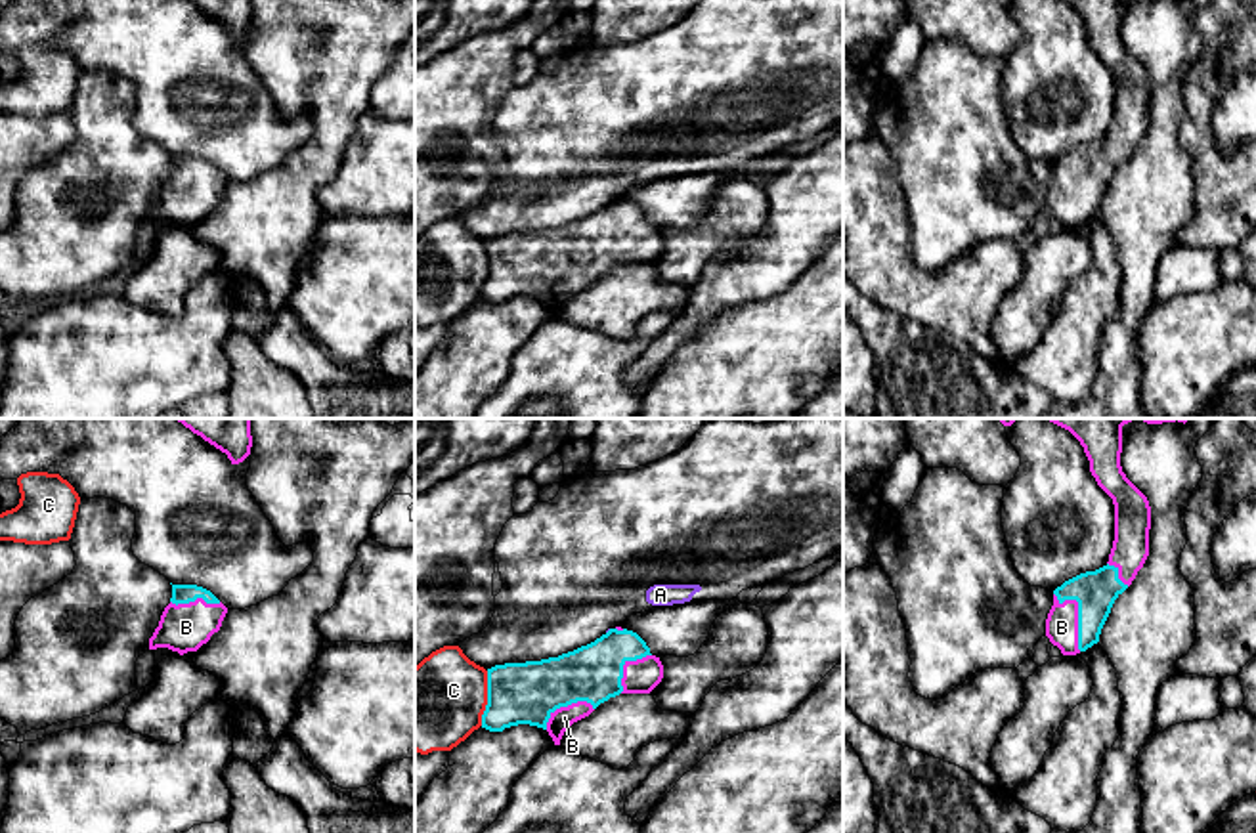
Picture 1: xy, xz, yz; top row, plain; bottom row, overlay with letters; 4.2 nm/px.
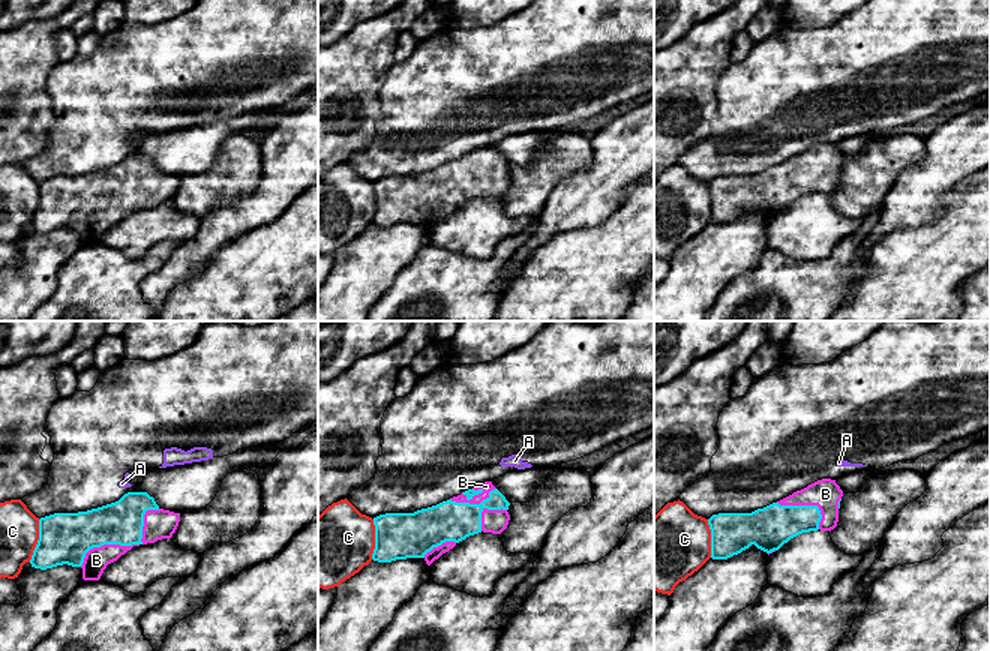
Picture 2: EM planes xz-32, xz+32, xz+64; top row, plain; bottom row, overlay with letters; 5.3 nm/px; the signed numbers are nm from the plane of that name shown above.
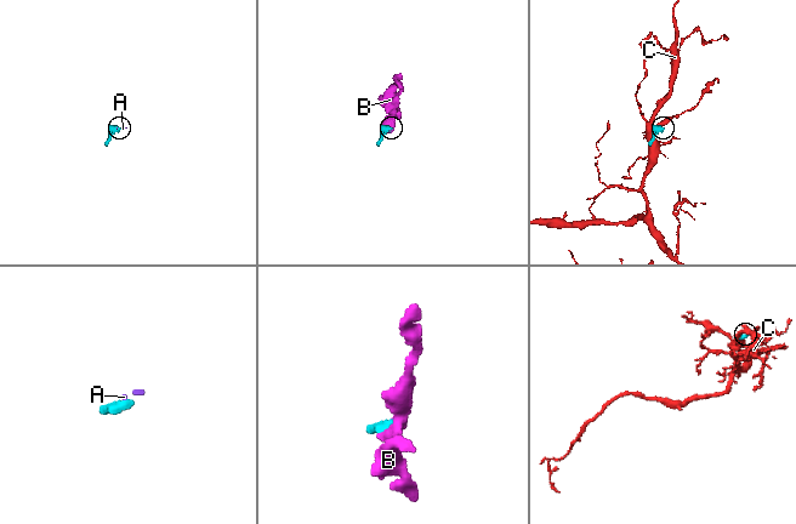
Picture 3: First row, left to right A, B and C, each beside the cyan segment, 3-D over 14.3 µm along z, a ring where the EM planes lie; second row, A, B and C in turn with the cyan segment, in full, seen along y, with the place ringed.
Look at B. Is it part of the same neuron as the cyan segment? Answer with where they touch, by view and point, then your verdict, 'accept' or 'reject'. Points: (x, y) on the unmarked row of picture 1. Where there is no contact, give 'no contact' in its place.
meets cyan in yz at (1079, 186); accept

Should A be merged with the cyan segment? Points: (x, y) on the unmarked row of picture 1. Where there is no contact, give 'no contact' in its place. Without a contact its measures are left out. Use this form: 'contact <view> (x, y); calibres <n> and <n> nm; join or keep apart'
contact xz (608, 203); calibres 240 and 20 nm; keep apart

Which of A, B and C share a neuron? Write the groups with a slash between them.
A / B / C

